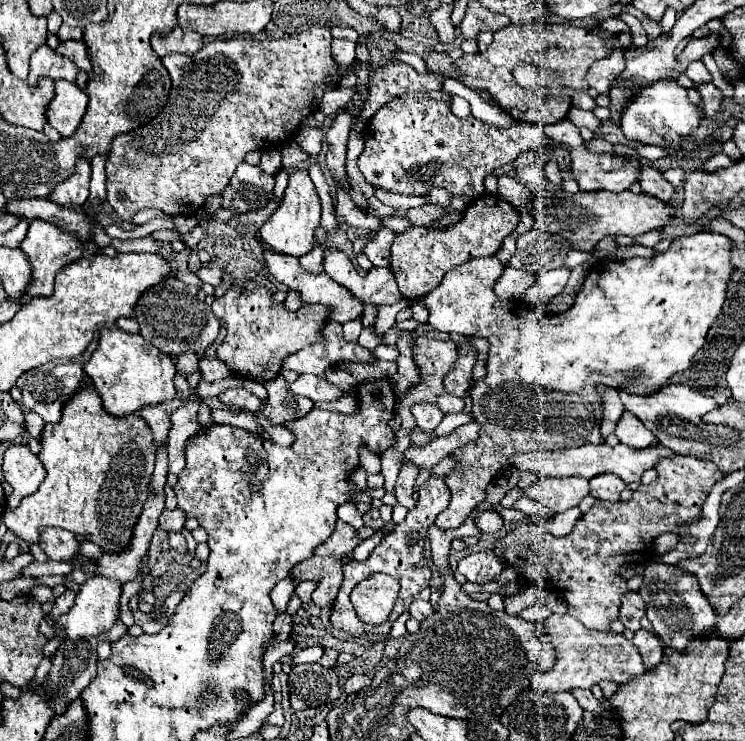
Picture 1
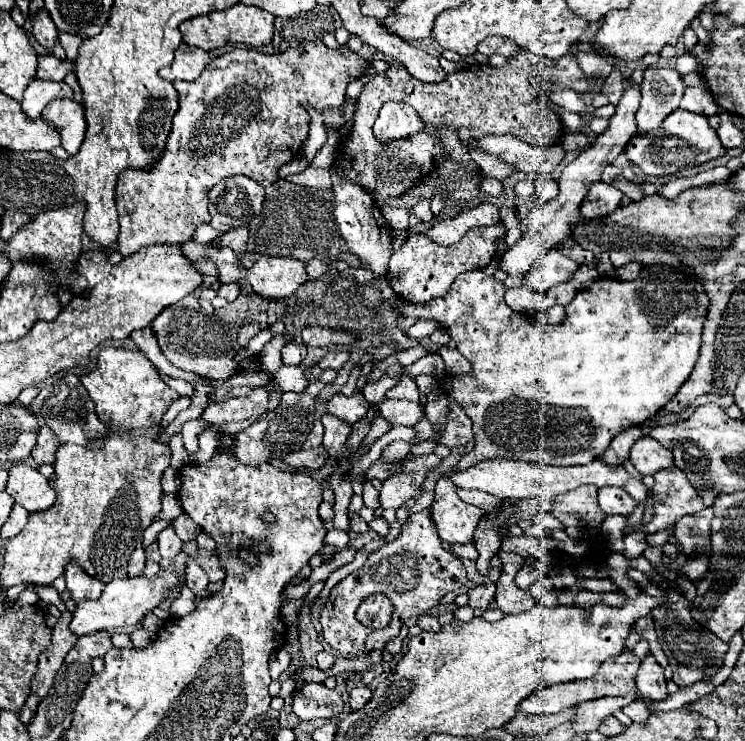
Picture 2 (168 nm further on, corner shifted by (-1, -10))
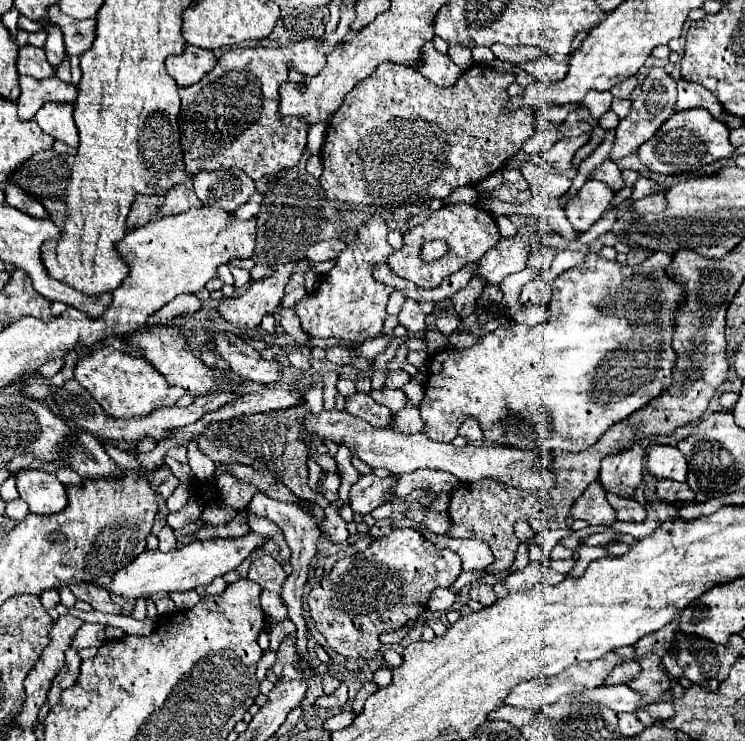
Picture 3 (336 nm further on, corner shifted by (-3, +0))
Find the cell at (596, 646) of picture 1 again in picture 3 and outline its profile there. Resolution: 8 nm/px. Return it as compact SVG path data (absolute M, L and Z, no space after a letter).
M609 652L607 656L601 656L599 660L583 662L583 664L575 664L575 666L563 670L563 672L557 674L557 676L527 680L527 682L523 682L523 684L517 684L517 686L509 692L509 696L507 696L507 700L505 700L503 704L513 706L513 708L539 710L543 704L553 704L557 698L561 698L561 696L565 696L565 694L581 692L581 690L585 690L585 688L597 688L597 686L603 686L605 680L607 680L607 676L609 676L609 672L611 672L617 664L621 664L621 660L623 660L623 656Z

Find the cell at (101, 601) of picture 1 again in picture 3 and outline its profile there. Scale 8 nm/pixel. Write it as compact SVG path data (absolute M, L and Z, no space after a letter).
M247 532L237 538L215 538L215 540L193 540L183 548L173 552L147 550L139 554L127 568L121 568L113 582L107 586L109 592L121 594L129 600L139 596L151 596L155 592L185 592L199 586L211 584L217 576L223 576L229 570L235 570L253 550L265 546L267 538L257 532Z

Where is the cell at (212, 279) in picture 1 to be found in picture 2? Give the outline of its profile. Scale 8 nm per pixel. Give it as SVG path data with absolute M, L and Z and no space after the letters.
M237 282L221 284L221 286L217 288L217 296L219 296L219 298L225 298L227 302L233 302L233 300L239 296L239 284L237 284Z

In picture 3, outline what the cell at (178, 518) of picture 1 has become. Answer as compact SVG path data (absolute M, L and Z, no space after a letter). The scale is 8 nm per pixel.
M165 526L159 532L159 546L157 546L157 550L175 550L175 544L177 544L177 540L175 540L173 530L169 526Z

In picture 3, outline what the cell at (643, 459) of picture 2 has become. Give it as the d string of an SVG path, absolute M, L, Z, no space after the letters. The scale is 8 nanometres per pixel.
M651 444L649 456L647 456L647 468L649 468L649 474L657 480L669 478L677 482L685 482L689 472L687 458L679 448L659 446L659 444Z

